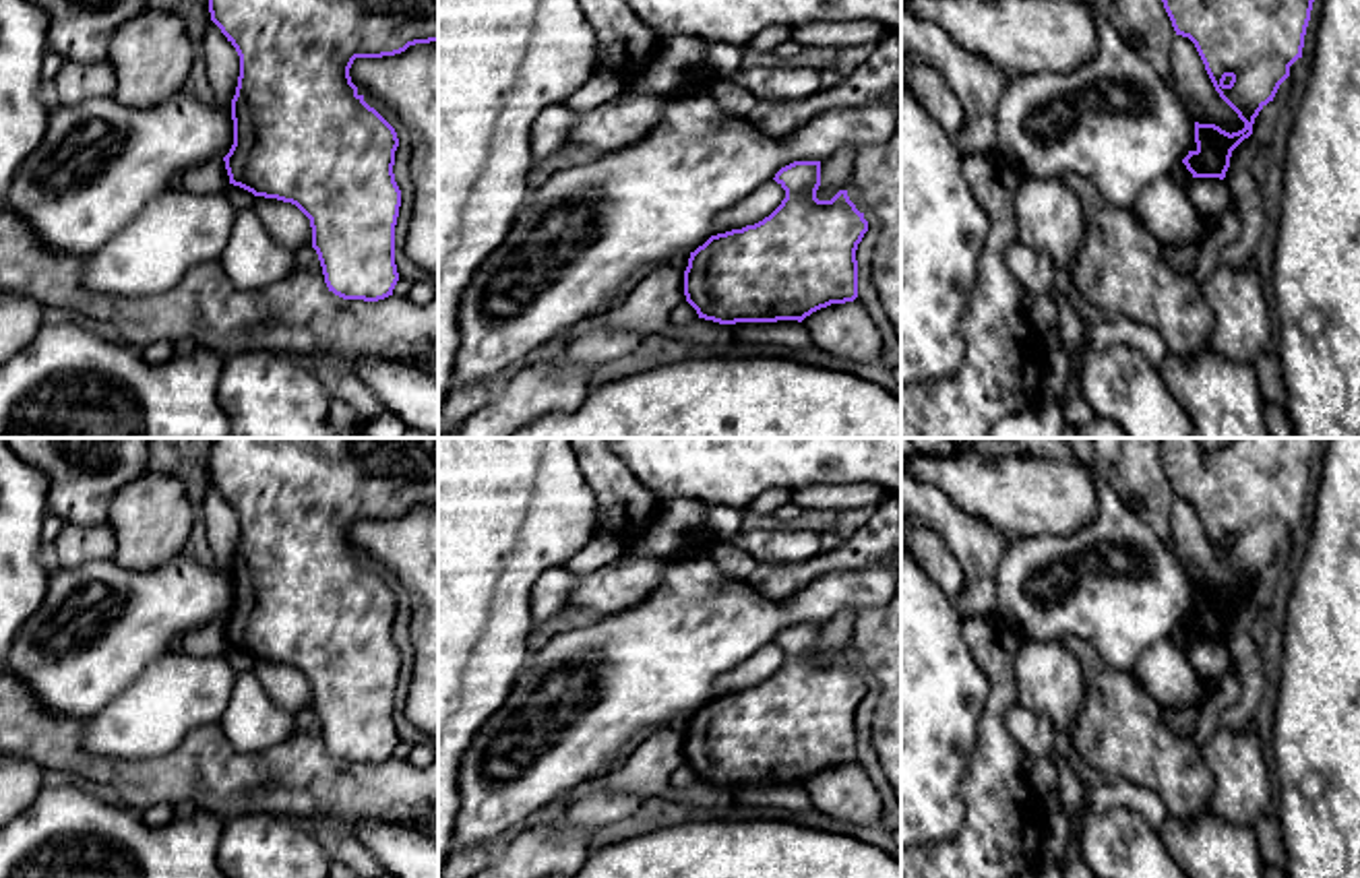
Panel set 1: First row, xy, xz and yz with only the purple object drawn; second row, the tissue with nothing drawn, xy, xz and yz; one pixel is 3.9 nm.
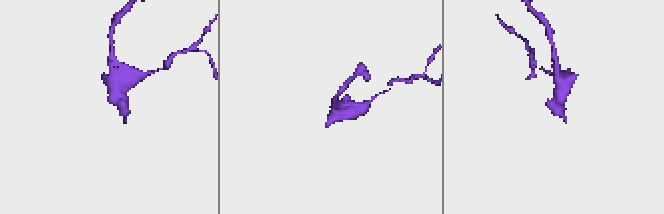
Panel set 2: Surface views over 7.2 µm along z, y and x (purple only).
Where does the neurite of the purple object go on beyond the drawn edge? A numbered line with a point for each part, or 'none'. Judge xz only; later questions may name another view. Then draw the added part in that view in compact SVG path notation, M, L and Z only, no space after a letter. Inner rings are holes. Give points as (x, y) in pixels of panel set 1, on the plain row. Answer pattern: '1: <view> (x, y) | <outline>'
none

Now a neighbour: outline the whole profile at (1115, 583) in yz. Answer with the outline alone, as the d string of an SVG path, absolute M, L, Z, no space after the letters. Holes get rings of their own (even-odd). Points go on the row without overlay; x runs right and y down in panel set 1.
M1108 477L1098 481L1095 519L1071 535L1011 541L992 578L998 616L1023 638L1079 636L1118 671L1133 671L1141 655L1170 638L1195 605L1195 583L1166 541L1133 512Z

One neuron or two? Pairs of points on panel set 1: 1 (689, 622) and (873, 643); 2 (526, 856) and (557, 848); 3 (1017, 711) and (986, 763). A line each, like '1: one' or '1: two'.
1: two
2: one
3: two

